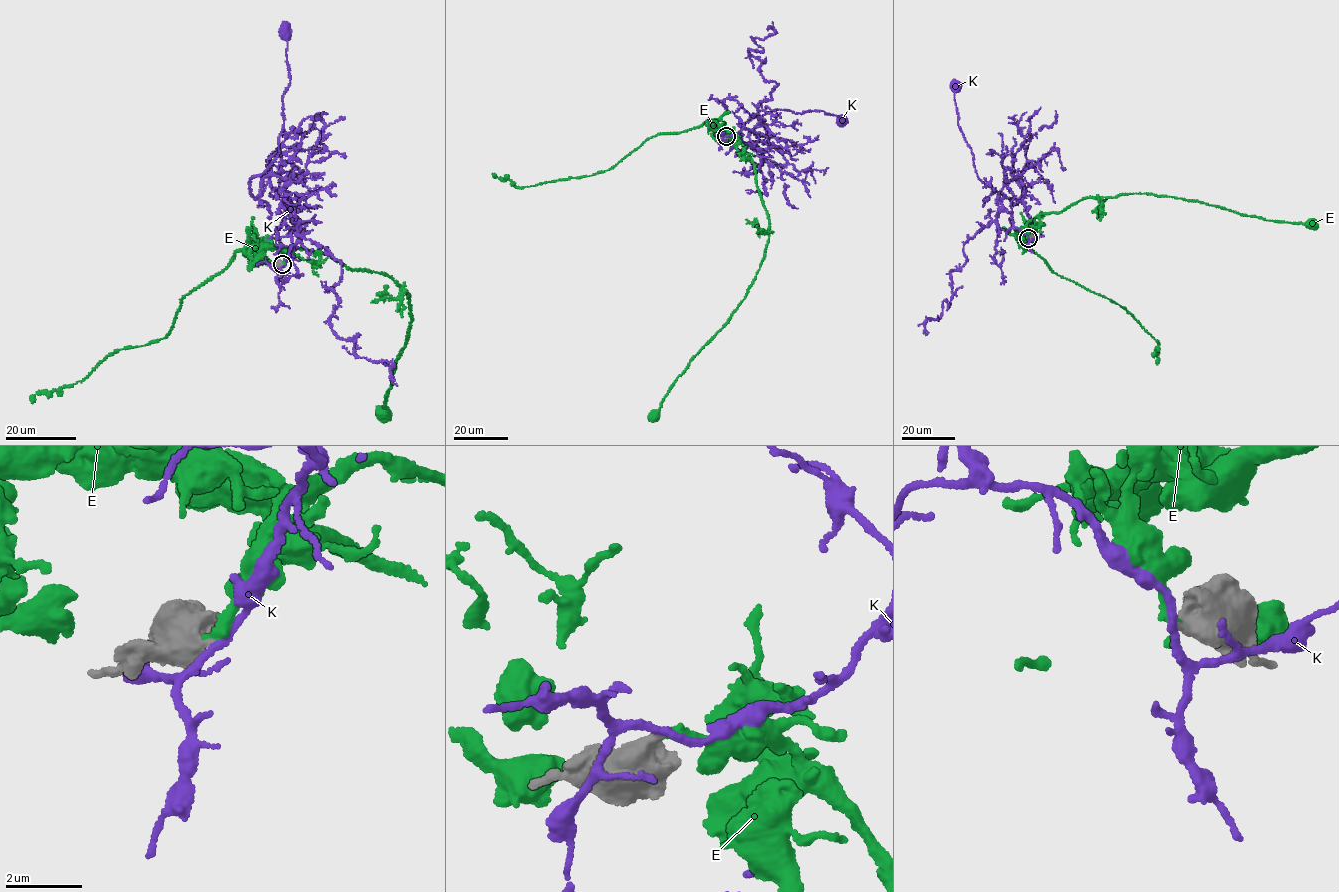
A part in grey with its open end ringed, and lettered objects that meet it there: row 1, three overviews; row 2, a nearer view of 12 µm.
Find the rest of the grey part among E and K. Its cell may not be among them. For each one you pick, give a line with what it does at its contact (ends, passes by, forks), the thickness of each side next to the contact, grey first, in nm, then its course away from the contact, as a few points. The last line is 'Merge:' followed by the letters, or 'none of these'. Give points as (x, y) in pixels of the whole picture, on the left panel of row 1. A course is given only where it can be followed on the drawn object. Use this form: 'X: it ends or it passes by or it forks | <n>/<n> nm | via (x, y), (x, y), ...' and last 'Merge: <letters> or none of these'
E: it ends | 600/280 nm | via (282, 264), (289, 252), (297, 248), (322, 253), (354, 270), (386, 275), (406, 290), (412, 319), (382, 414)
Merge: E

